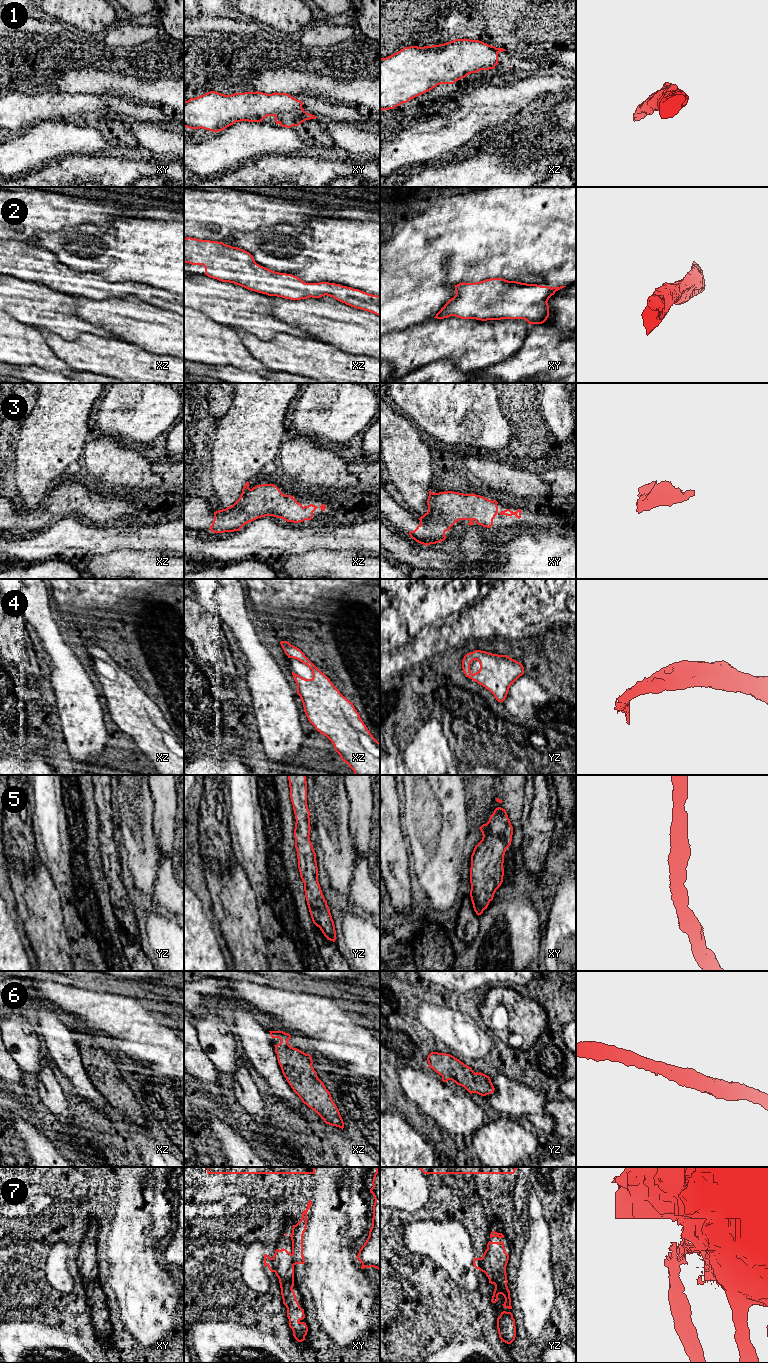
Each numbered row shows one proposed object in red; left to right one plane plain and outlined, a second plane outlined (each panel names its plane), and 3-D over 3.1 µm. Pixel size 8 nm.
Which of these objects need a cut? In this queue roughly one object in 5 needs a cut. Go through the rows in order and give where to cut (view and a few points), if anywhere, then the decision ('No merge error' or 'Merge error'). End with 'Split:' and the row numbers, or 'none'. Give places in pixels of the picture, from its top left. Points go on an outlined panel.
1: No split. No merge error
2: No split. No merge error
3: No split. No merge error
4: No split. No merge error
5: No split. No merge error
6: No split. No merge error
7: Split along xy (271, 1258), (274, 1271). Merge error
Split: 7

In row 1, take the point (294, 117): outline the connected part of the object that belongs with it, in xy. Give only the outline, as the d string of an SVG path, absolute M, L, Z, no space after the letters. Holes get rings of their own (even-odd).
M210 91L196 98L184 101L184 127L190 129L205 129L218 132L226 129L236 122L262 122L267 116L274 116L276 124L291 128L299 126L302 122L317 117L307 113L302 108L303 102L287 93L244 92L231 95Z

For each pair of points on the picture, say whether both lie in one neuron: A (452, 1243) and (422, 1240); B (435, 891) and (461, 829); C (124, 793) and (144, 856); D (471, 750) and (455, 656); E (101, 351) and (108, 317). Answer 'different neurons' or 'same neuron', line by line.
A: same neuron
B: same neuron
C: same neuron
D: same neuron
E: different neurons

